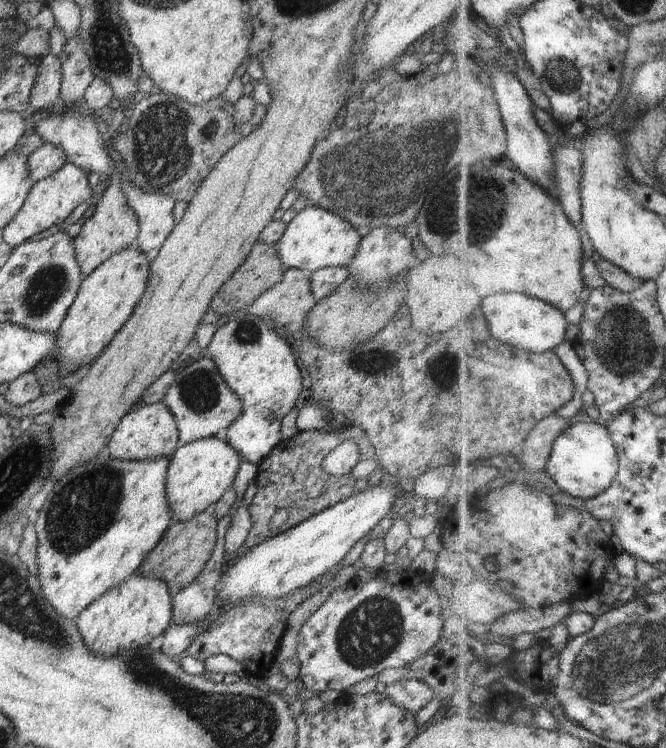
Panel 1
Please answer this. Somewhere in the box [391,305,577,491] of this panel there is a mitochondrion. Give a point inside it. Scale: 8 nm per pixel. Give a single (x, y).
(447, 362)

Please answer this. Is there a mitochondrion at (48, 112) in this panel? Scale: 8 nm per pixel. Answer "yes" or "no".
no

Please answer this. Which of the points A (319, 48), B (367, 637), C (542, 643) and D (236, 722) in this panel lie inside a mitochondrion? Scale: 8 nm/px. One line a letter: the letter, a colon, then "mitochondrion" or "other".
A: other
B: mitochondrion
C: other
D: mitochondrion

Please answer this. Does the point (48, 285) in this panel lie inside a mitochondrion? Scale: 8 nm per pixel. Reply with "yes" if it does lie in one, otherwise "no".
yes

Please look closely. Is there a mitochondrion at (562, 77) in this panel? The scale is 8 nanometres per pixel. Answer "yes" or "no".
yes

